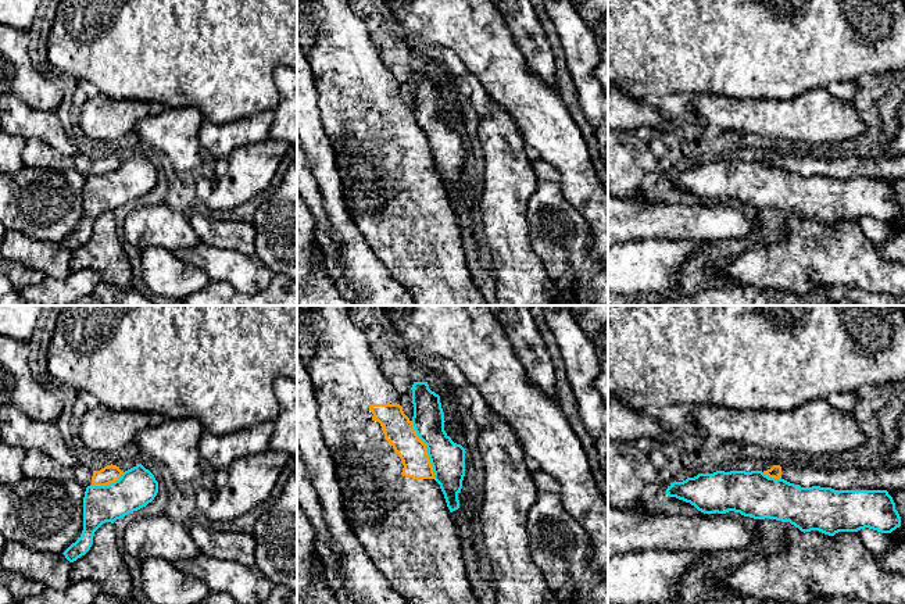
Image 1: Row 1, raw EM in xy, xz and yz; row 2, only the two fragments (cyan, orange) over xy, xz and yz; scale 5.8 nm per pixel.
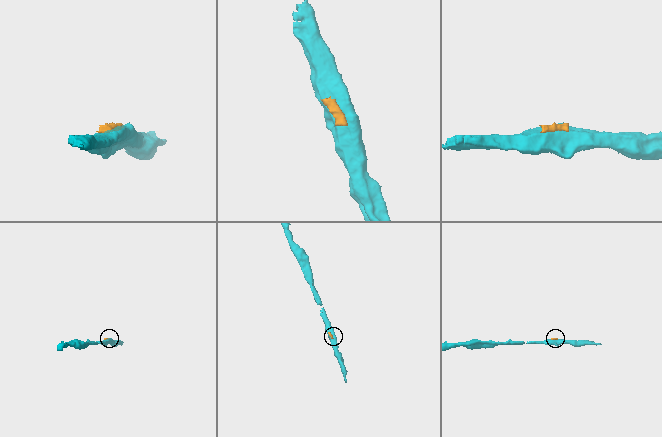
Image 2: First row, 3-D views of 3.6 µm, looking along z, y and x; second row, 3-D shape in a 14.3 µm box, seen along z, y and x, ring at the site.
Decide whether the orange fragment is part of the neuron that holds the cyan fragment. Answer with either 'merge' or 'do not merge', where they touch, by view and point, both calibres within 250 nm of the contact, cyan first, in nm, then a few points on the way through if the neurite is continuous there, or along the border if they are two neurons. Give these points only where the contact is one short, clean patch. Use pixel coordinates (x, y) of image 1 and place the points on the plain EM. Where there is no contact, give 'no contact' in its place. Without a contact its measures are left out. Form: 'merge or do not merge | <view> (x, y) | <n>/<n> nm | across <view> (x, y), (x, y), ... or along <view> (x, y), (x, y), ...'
do not merge | xz (428, 139) | 200/180 nm

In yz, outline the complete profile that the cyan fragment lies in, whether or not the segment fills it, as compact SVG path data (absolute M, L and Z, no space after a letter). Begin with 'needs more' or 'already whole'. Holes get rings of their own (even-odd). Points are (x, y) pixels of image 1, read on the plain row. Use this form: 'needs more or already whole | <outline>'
already whole | M716 160L698 162L683 171L668 175L669 186L676 186L694 194L704 203L740 201L754 208L776 208L790 211L801 221L819 219L834 225L838 221L858 221L869 217L881 222L891 222L901 215L901 205L887 179L834 179L831 176L801 176L781 167L775 168L762 160Z

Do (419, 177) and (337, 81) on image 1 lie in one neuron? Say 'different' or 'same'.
same

